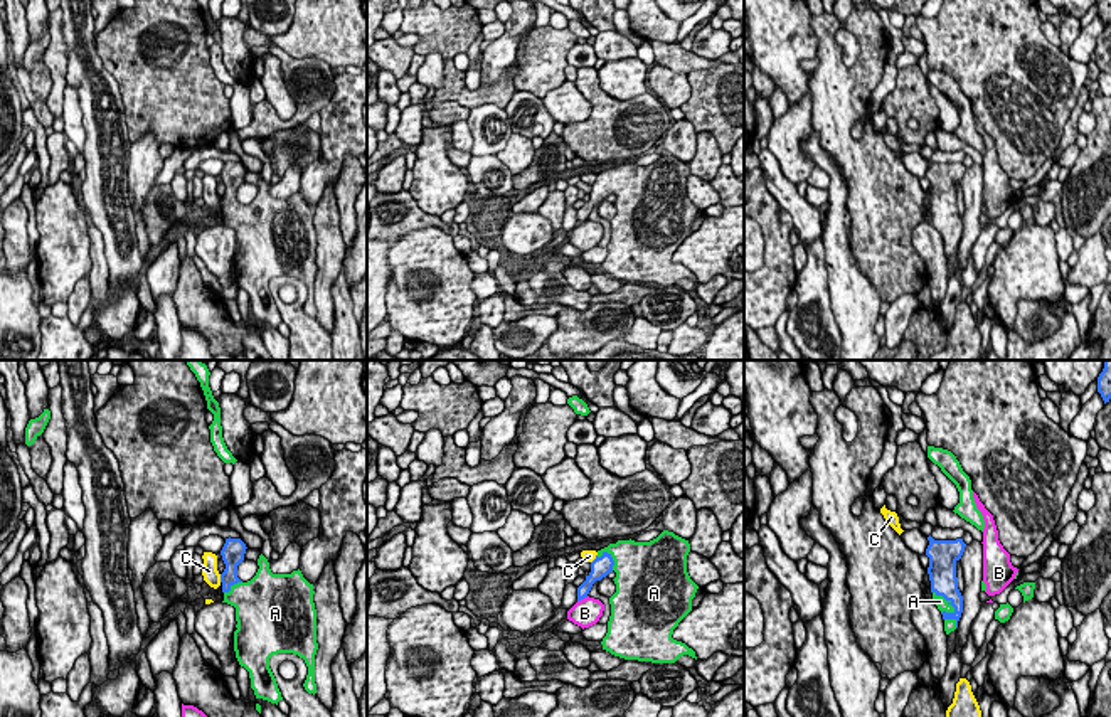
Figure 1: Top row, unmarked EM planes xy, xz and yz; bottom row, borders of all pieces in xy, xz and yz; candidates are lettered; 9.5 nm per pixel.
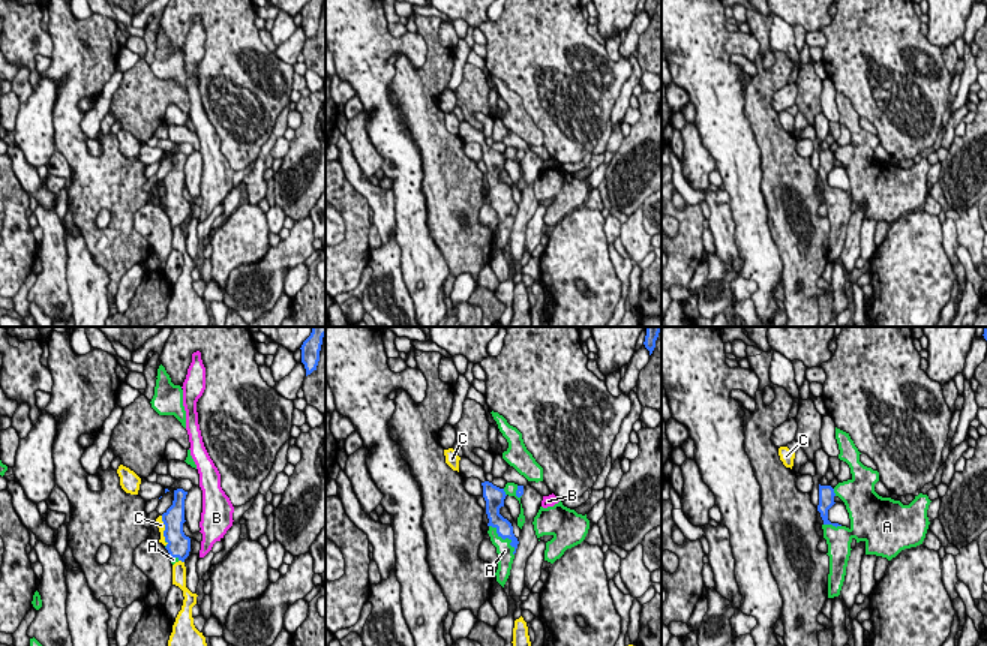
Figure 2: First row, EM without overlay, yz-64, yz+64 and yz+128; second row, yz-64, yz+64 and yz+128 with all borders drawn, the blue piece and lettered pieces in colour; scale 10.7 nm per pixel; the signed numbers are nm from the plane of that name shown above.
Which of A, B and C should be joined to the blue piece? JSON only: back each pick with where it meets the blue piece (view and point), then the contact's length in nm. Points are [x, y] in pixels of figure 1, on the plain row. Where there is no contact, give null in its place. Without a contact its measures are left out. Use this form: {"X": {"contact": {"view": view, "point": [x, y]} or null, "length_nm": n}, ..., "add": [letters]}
{"A": {"contact": {"view": "yz", "point": [945, 221]}, "length_nm": 300}, "add": ["A"]}

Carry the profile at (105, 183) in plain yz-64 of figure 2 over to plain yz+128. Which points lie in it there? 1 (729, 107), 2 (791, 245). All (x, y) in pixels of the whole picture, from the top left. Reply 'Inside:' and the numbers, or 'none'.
Inside: 2

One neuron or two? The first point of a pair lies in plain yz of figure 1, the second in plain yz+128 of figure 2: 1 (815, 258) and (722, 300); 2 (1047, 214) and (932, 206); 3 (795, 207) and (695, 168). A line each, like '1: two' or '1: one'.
1: one
2: one
3: two

